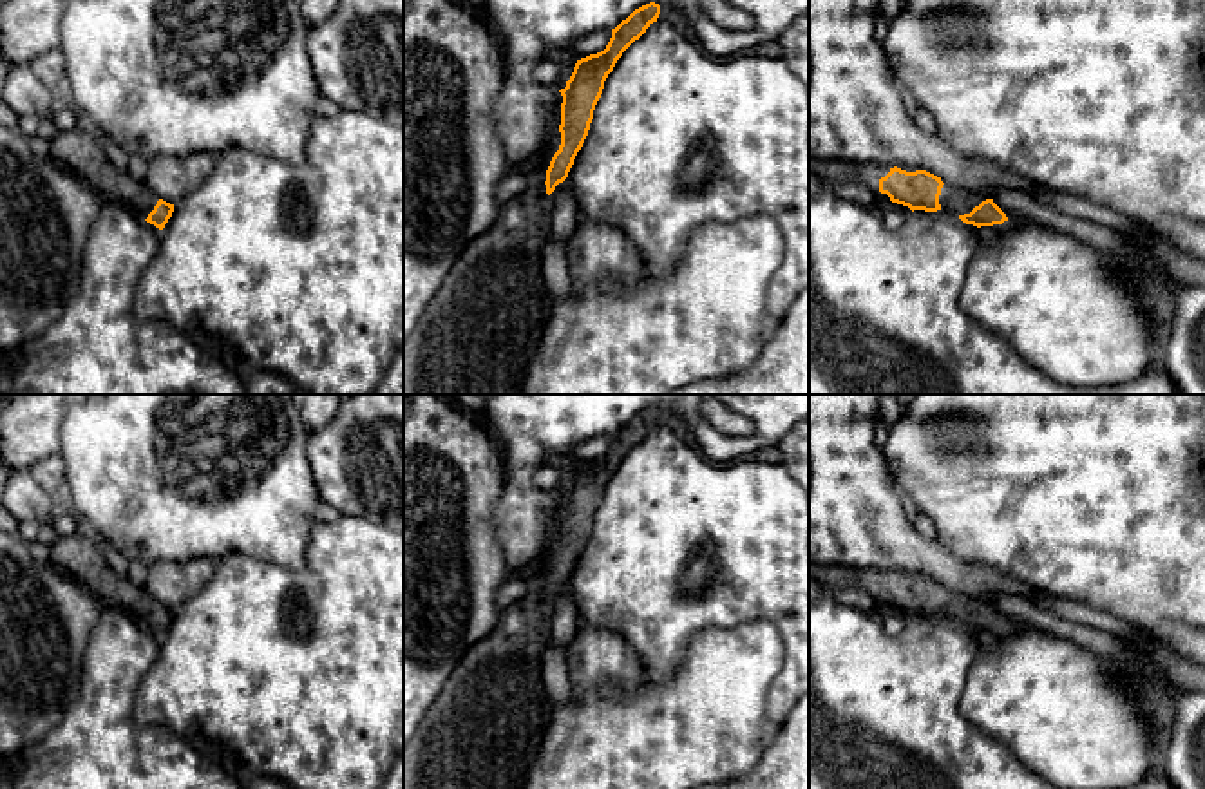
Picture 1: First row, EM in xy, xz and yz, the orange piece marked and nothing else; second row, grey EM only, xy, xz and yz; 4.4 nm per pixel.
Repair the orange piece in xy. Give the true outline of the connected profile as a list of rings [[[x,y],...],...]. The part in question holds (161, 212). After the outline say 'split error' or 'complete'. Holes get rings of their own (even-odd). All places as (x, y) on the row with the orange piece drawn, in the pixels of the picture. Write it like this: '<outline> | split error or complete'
[[[74,128],[58,132],[49,141],[51,157],[81,177],[103,201],[118,203],[156,228],[165,228],[174,204],[159,199],[127,170],[116,168],[94,136]]] | split error

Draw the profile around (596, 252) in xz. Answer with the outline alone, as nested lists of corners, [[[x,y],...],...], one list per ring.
[[[579,214],[566,246],[566,264],[572,293],[581,293],[604,279],[613,279],[631,291],[642,279],[640,259],[628,237],[612,224]]]

